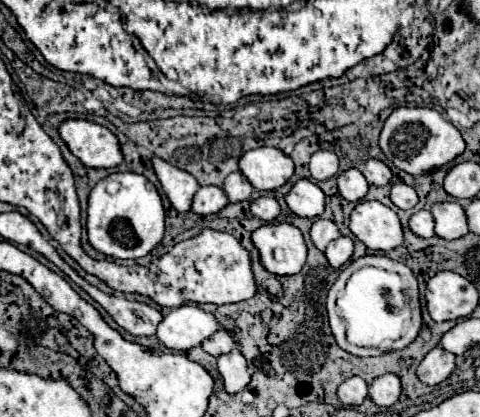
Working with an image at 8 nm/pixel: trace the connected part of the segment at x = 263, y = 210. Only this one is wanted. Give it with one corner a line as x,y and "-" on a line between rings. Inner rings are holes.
260,196
252,202
252,214
264,222
274,222
276,216
280,214
280,204
276,202
276,198
270,196

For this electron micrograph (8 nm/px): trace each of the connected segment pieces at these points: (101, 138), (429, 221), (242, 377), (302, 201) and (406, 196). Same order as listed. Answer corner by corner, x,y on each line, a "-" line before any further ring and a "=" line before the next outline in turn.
66,120
60,124
60,136
88,168
116,168
124,160
118,138
96,122
=
418,210
412,218
410,218
410,228
414,234
422,236
422,238
430,238
434,236
434,218
430,210
=
232,350
218,358
218,372
222,374
224,388
230,394
240,392
250,382
250,370
248,370
246,358
240,350
=
298,180
286,196
288,208
302,218
316,218
324,212
324,192
312,180
=
398,182
392,186
392,192
390,192
390,198
392,202
398,206
398,208
404,208
404,210
410,210
418,204
418,194
412,186
404,184
404,182

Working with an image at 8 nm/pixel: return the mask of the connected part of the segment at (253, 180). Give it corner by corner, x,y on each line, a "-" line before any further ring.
254,148
240,158
240,172
256,190
276,190
294,174
294,162
278,148

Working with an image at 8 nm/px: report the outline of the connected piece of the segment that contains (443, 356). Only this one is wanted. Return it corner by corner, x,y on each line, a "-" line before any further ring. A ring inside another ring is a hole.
436,346
436,348
430,350
430,352
426,354
426,358
420,362
416,374
418,374
418,378
420,378
424,384
430,384
430,386
440,384
442,380
446,380
446,378
452,374
452,370
454,370
454,358
456,358
454,354
450,354
450,352
446,352
444,348

